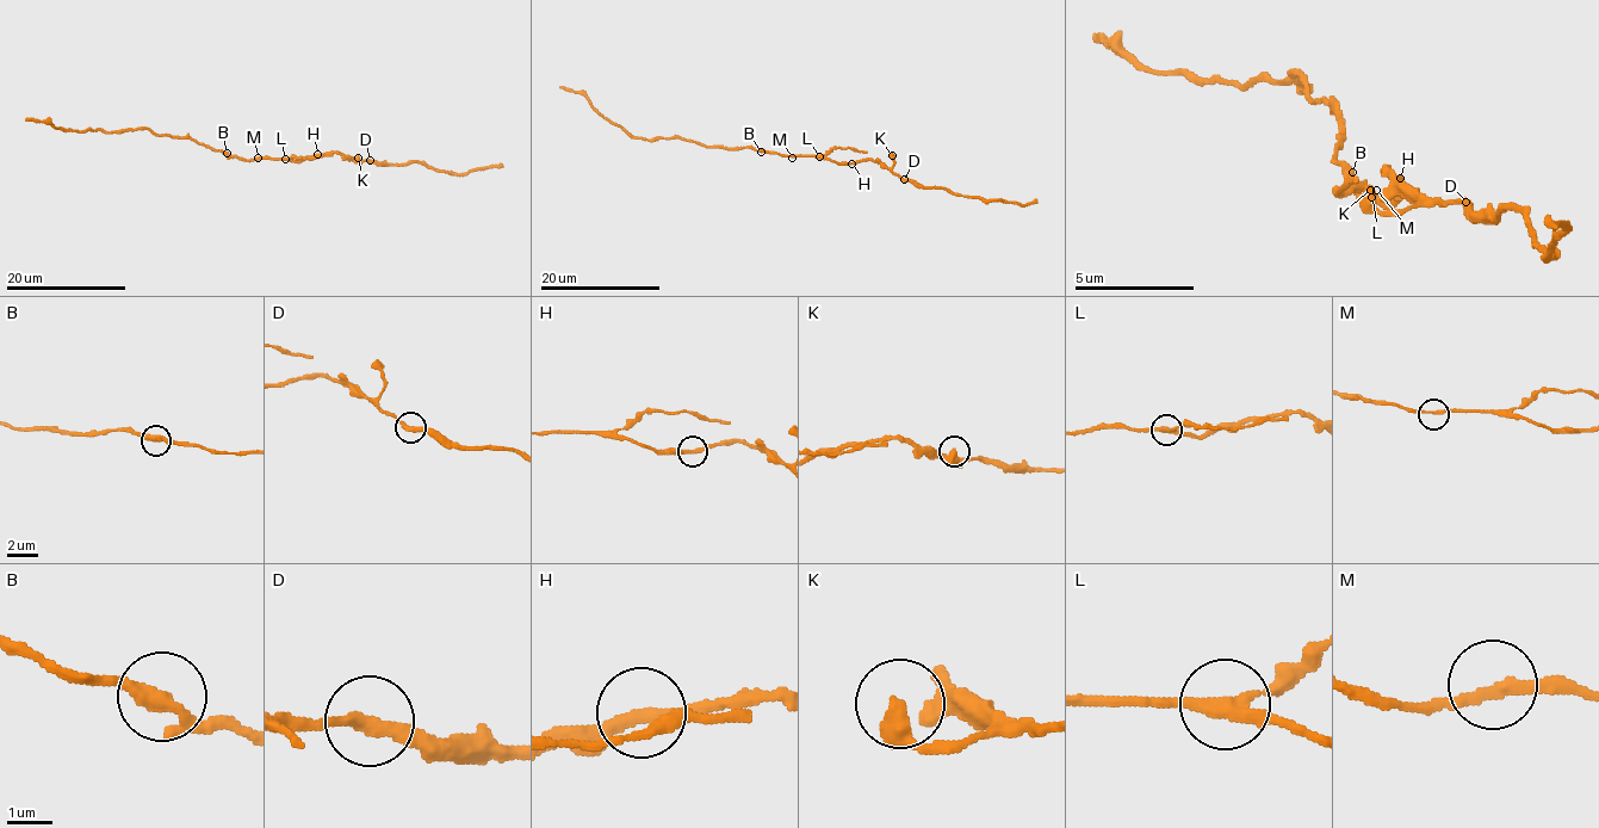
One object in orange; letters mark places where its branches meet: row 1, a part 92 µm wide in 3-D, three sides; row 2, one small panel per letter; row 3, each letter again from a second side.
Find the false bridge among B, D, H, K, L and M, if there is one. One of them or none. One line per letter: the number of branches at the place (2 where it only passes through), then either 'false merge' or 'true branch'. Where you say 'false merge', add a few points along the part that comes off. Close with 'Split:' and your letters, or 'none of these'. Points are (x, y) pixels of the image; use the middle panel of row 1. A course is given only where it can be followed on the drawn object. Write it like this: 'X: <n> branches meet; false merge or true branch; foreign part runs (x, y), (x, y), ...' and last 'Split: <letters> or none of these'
B: 3 branches meet; true branch
D: 2 branches meet; true branch
H: 2 branches meet; true branch
K: 1 branches meet; true branch
L: 3 branches meet; false merge; foreign part runs (819, 155), (834, 148), (867, 153)
M: 2 branches meet; true branch
Split: L

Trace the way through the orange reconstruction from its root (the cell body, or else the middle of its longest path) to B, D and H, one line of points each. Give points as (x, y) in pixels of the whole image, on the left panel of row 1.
B: (258, 159), (245, 160), (227, 153)
D: (258, 159), (299, 160), (341, 153), (357, 160), (370, 160)
H: (258, 159), (299, 160), (317, 154)

